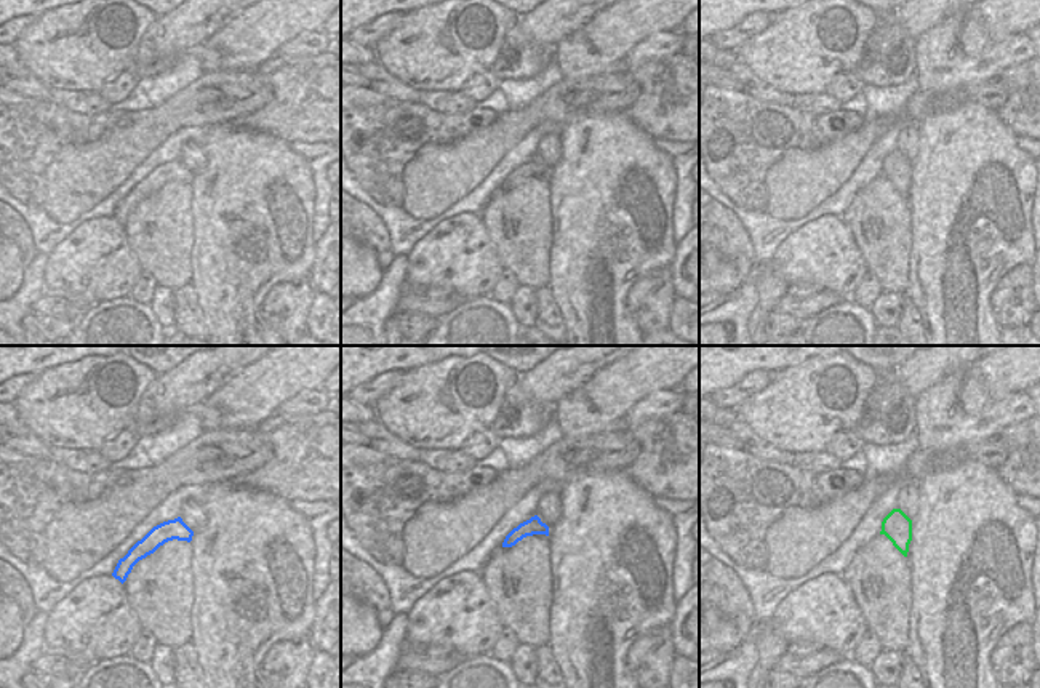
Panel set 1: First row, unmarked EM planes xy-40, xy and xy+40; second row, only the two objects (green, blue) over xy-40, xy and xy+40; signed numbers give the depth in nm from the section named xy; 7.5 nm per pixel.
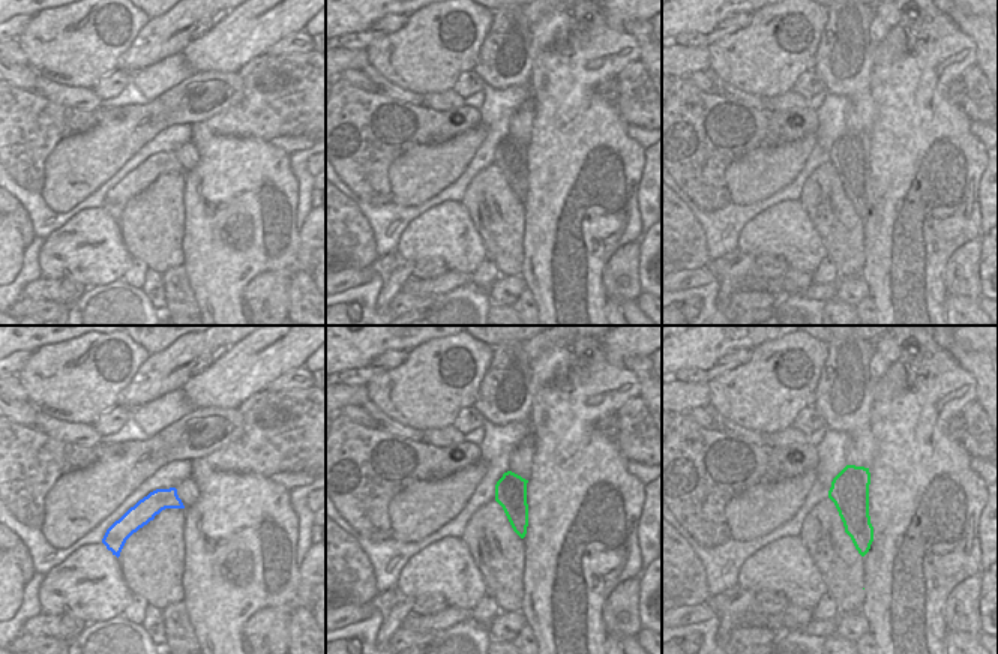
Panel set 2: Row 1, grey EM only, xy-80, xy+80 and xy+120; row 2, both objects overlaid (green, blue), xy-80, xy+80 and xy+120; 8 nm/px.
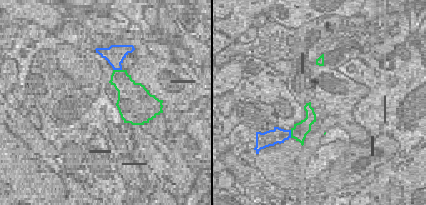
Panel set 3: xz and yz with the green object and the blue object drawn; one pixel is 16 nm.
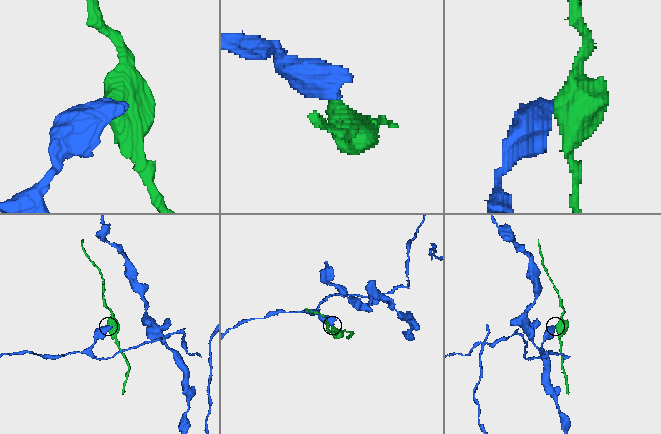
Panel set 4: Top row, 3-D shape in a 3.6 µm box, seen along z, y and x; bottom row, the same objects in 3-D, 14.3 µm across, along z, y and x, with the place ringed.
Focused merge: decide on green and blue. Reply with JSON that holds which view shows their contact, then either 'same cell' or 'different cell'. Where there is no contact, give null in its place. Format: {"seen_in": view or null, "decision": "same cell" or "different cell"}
{"seen_in": null, "decision": "different cell"}

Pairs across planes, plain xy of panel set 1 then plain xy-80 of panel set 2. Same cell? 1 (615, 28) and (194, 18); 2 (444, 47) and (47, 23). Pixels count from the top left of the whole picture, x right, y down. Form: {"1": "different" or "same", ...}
{"1": "different", "2": "same"}

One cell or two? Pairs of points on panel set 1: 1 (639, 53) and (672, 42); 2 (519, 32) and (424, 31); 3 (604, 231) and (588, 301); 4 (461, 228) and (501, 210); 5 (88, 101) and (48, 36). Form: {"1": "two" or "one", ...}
{"1": "one", "2": "two", "3": "one", "4": "two", "5": "two"}

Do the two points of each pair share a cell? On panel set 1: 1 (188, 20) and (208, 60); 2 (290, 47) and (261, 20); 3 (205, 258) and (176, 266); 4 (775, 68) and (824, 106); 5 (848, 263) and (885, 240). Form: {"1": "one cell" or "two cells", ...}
{"1": "two cells", "2": "two cells", "3": "two cells", "4": "two cells", "5": "two cells"}

